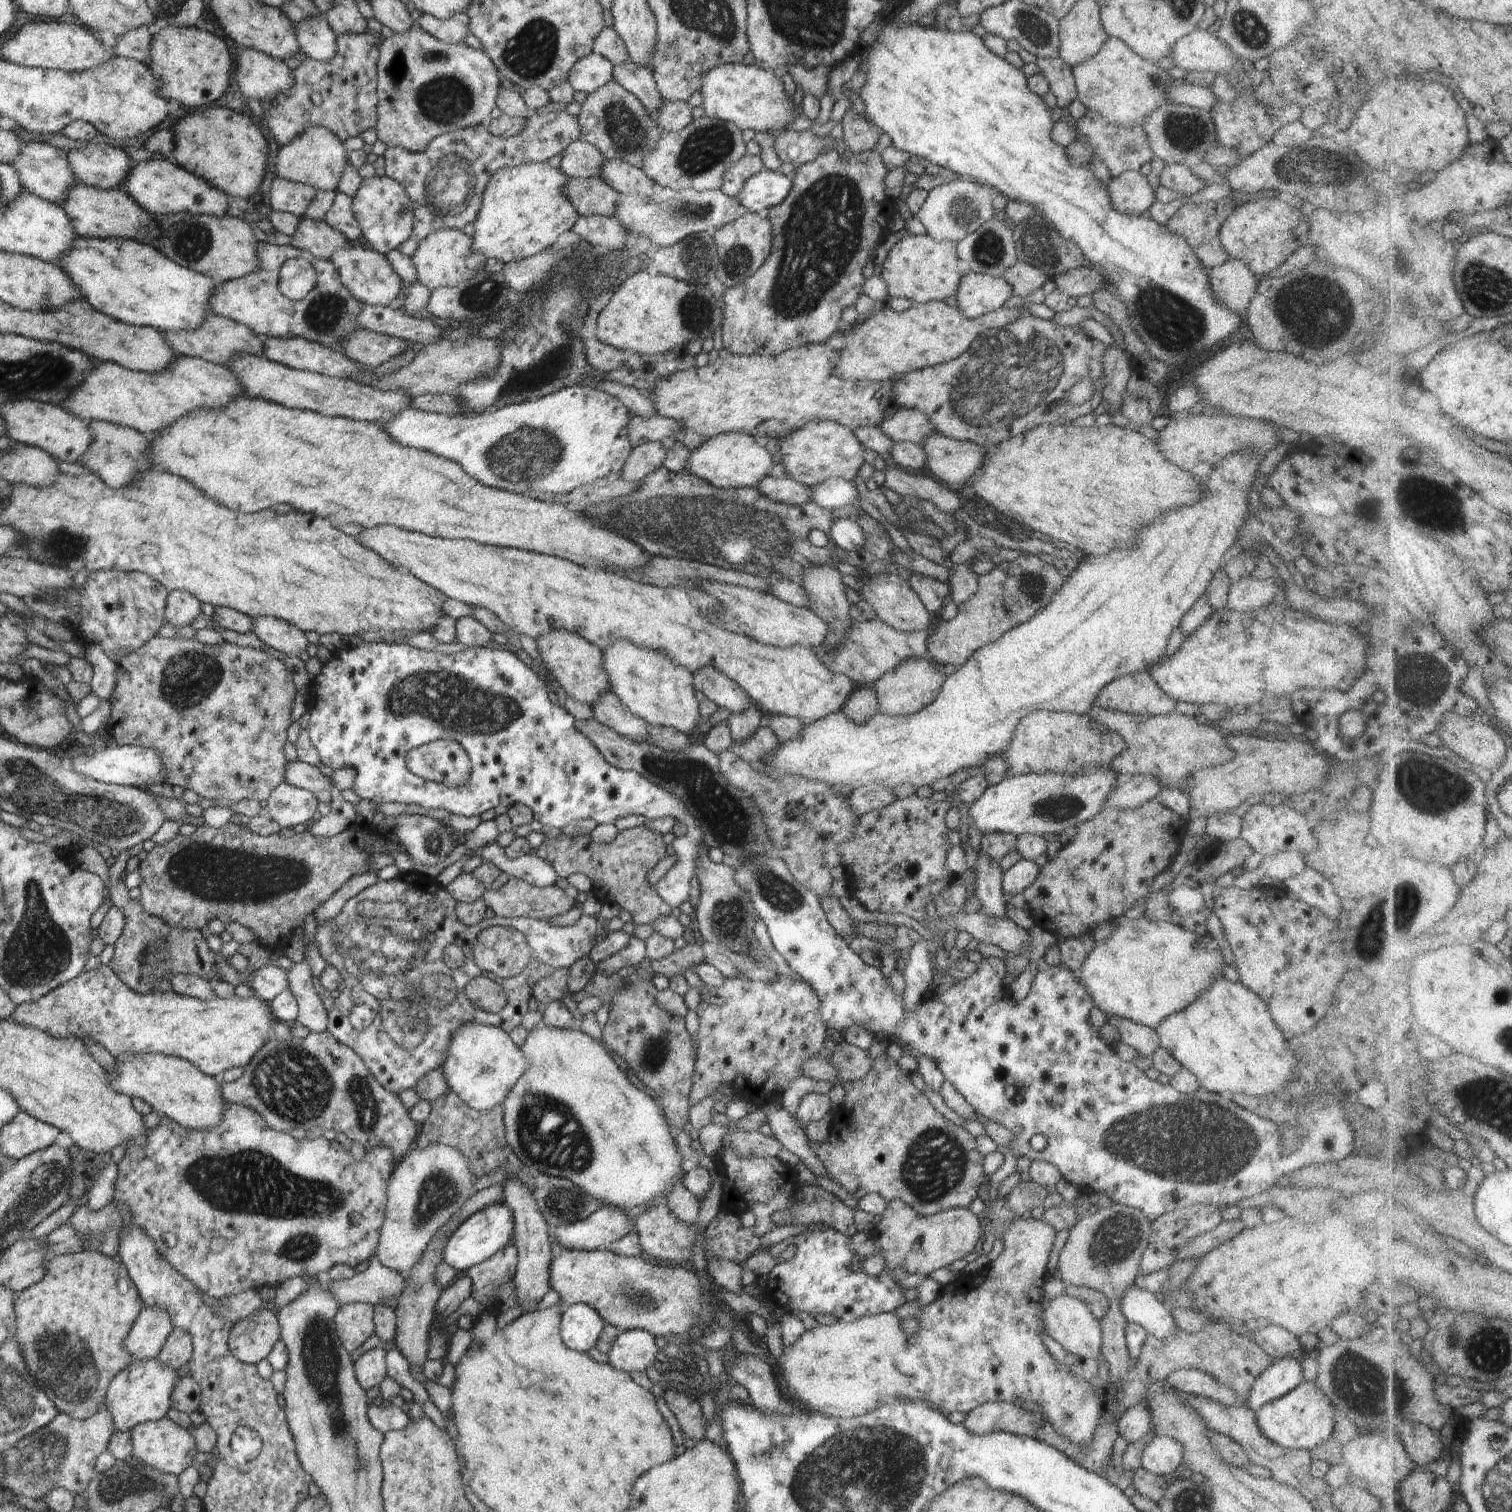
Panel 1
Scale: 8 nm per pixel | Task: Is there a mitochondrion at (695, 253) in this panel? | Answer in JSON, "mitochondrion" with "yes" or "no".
{"mitochondrion":"yes"}

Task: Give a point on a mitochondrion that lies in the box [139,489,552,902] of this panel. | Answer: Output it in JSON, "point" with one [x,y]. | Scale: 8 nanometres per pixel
{"point":[450,701]}

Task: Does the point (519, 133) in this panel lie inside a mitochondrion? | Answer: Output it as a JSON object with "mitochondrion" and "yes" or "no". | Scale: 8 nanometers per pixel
{"mitochondrion":"no"}

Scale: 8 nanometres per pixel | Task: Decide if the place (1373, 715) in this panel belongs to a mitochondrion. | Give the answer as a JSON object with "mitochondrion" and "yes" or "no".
{"mitochondrion":"no"}

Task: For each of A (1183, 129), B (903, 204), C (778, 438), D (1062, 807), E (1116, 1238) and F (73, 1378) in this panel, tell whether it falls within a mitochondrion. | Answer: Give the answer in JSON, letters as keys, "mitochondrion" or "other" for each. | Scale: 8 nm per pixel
{"A":"mitochondrion","B":"other","C":"other","D":"mitochondrion","E":"mitochondrion","F":"mitochondrion"}

